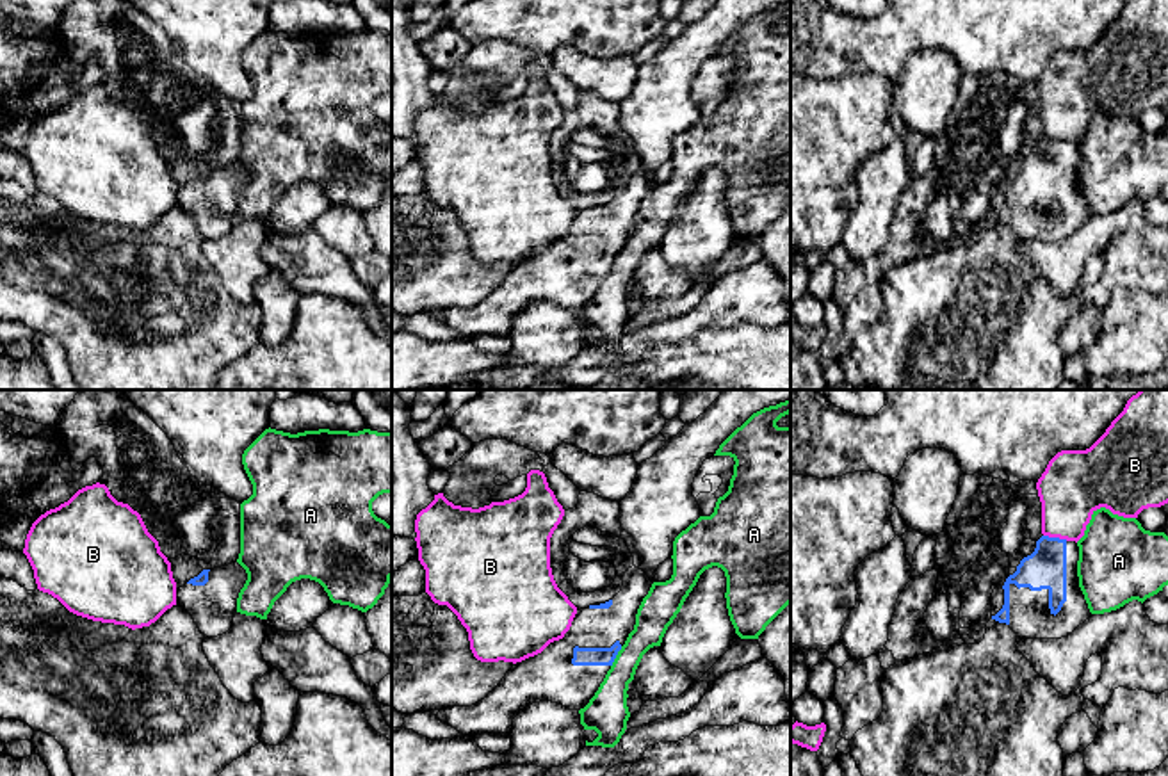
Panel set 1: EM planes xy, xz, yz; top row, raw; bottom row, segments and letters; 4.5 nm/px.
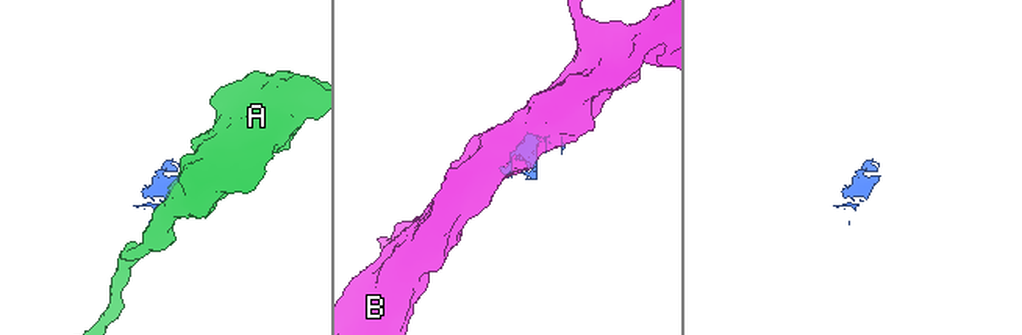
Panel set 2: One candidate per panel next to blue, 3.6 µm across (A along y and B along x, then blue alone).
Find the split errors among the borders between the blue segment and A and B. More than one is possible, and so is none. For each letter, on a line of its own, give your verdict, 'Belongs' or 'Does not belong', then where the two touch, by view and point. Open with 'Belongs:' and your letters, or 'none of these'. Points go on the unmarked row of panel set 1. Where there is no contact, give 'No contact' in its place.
Belongs: none of these
A: Does not belong. Touches blue at xz (615, 258)
B: Does not belong. Touches blue at yz (1056, 139)

